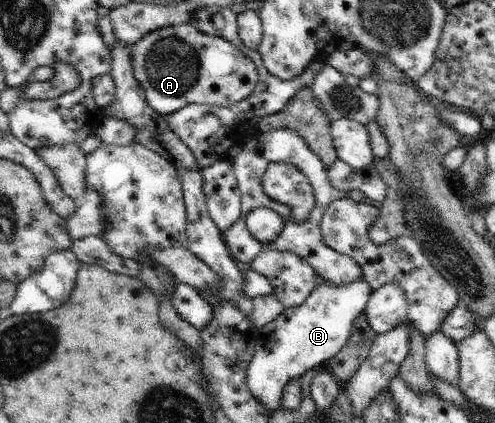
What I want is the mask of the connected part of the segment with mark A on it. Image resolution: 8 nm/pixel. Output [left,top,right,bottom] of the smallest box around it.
[133,23,259,117]

